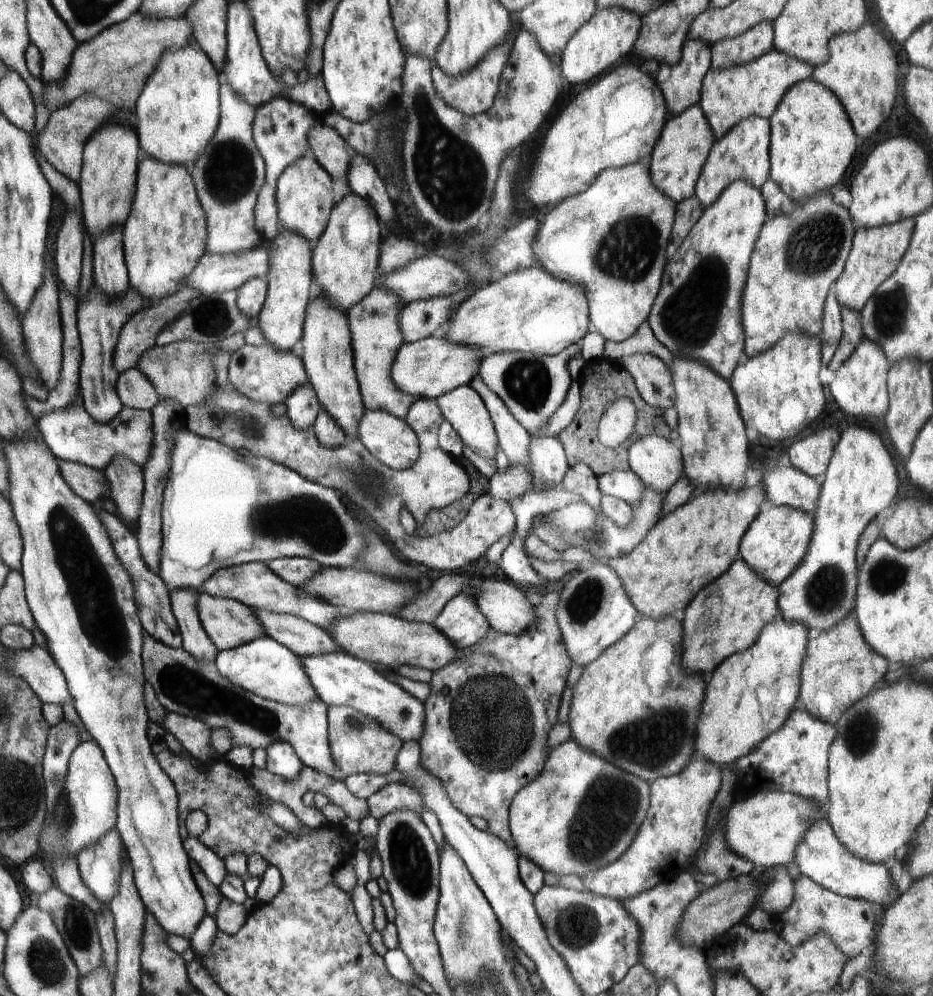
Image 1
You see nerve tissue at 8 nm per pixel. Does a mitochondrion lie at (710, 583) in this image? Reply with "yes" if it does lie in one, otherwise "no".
no

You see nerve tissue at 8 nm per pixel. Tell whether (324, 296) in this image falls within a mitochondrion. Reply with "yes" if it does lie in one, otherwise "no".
no

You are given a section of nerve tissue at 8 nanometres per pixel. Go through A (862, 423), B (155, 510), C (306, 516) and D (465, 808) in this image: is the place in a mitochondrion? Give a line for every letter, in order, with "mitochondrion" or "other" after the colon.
A: other
B: other
C: mitochondrion
D: other

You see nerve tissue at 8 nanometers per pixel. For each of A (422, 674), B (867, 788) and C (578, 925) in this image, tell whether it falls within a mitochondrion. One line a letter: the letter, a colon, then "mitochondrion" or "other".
A: other
B: other
C: mitochondrion

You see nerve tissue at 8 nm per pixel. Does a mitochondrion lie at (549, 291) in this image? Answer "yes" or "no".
no

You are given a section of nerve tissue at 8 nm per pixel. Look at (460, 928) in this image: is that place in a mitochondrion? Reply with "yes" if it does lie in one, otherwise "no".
yes

